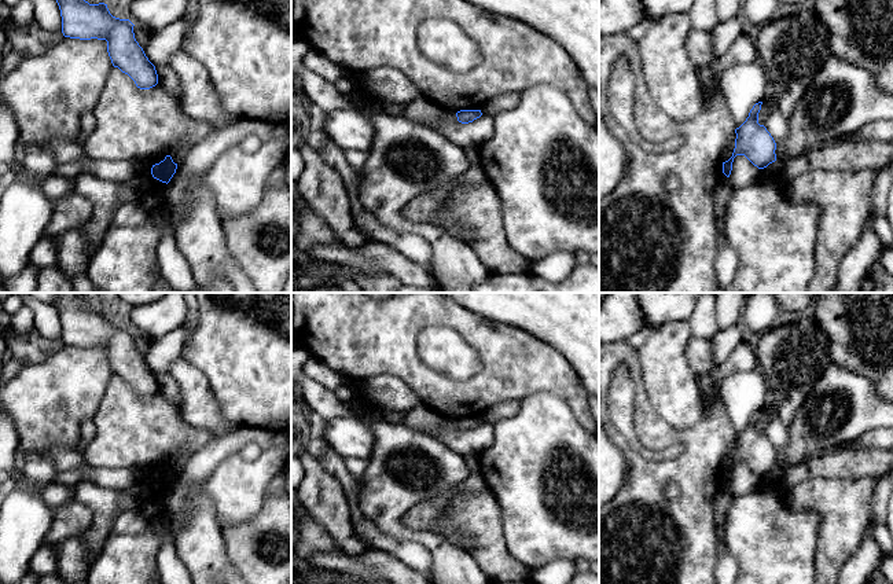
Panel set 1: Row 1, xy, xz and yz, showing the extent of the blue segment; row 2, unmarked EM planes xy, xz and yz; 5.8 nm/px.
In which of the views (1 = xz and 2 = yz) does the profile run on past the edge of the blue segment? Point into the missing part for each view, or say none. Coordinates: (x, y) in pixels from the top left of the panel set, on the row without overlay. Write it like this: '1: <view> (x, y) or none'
1: none
2: none

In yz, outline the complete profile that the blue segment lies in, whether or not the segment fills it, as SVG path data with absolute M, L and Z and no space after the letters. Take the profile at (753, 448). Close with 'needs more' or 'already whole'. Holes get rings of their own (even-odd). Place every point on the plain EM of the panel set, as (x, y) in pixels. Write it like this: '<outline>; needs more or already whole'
M762 409L753 414L746 429L735 437L735 456L732 464L723 470L723 481L730 485L736 463L745 463L758 477L776 469L776 451L764 433L758 431Z; already whole

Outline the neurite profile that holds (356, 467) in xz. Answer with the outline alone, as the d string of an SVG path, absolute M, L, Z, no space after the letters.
M343 459L349 473L356 478L357 485L361 485L365 470L368 467L368 460L364 459Z

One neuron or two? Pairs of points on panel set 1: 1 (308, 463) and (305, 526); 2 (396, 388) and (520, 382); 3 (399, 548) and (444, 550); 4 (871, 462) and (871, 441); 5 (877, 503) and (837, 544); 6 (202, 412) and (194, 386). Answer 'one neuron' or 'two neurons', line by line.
1: two neurons
2: two neurons
3: two neurons
4: two neurons
5: two neurons
6: one neuron

